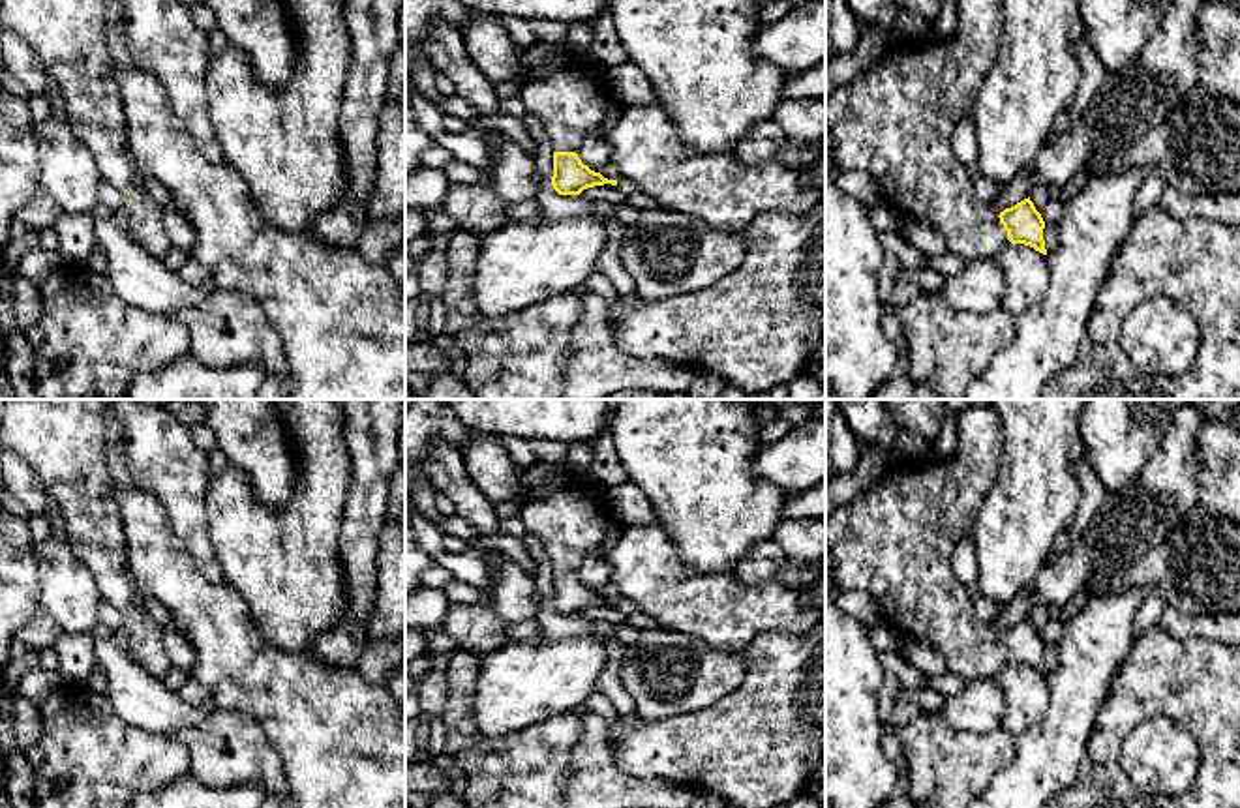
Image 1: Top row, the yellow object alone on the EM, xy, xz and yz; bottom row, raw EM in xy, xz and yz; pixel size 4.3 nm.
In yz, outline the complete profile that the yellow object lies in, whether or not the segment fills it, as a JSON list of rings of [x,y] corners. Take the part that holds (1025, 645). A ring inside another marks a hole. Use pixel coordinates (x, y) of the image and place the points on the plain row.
[[[966,407],[957,420],[957,437],[959,448],[949,459],[895,459],[880,480],[825,519],[833,585],[867,591],[884,621],[900,636],[927,639],[945,658],[947,671],[968,682],[996,677],[1007,662],[1047,675],[1045,641],[1030,617],[996,634],[990,622],[977,619],[970,591],[953,574],[955,546],[966,536],[1002,463],[1002,424],[994,407]]]

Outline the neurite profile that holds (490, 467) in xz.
[[[473,431],[461,454],[469,478],[493,506],[522,499],[520,471],[497,437]]]

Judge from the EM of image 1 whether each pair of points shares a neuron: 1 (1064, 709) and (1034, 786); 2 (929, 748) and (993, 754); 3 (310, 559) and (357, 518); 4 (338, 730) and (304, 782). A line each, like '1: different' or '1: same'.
1: same
2: same
3: different
4: same

